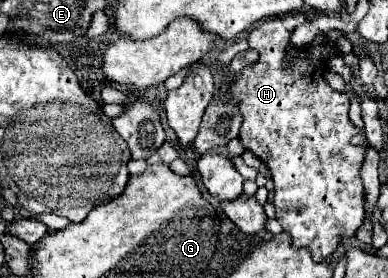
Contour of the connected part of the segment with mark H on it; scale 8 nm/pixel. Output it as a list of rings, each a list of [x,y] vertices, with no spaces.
[[[283,16],[267,20],[249,32],[249,44],[251,48],[259,50],[261,58],[257,64],[245,68],[237,76],[231,86],[231,96],[237,100],[239,110],[243,112],[243,128],[239,134],[243,146],[251,150],[259,160],[263,160],[271,170],[271,178],[275,182],[273,206],[277,222],[285,232],[291,234],[295,248],[307,248],[311,258],[321,262],[337,250],[341,240],[355,236],[357,228],[365,220],[363,184],[359,178],[365,148],[351,144],[357,128],[347,116],[349,100],[343,92],[333,90],[325,82],[325,64],[317,60],[309,50],[301,50],[299,58],[295,58],[293,66],[289,66],[287,52],[293,30],[295,28],[287,28],[287,16]]]

